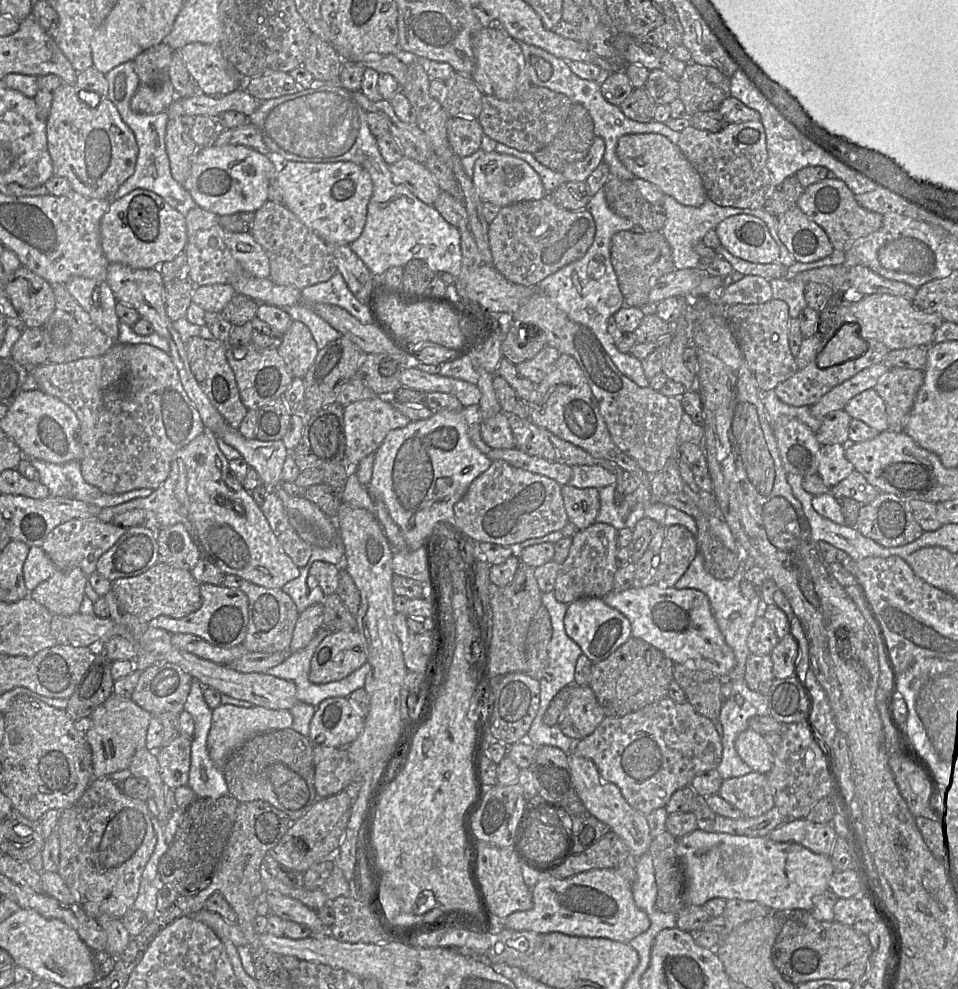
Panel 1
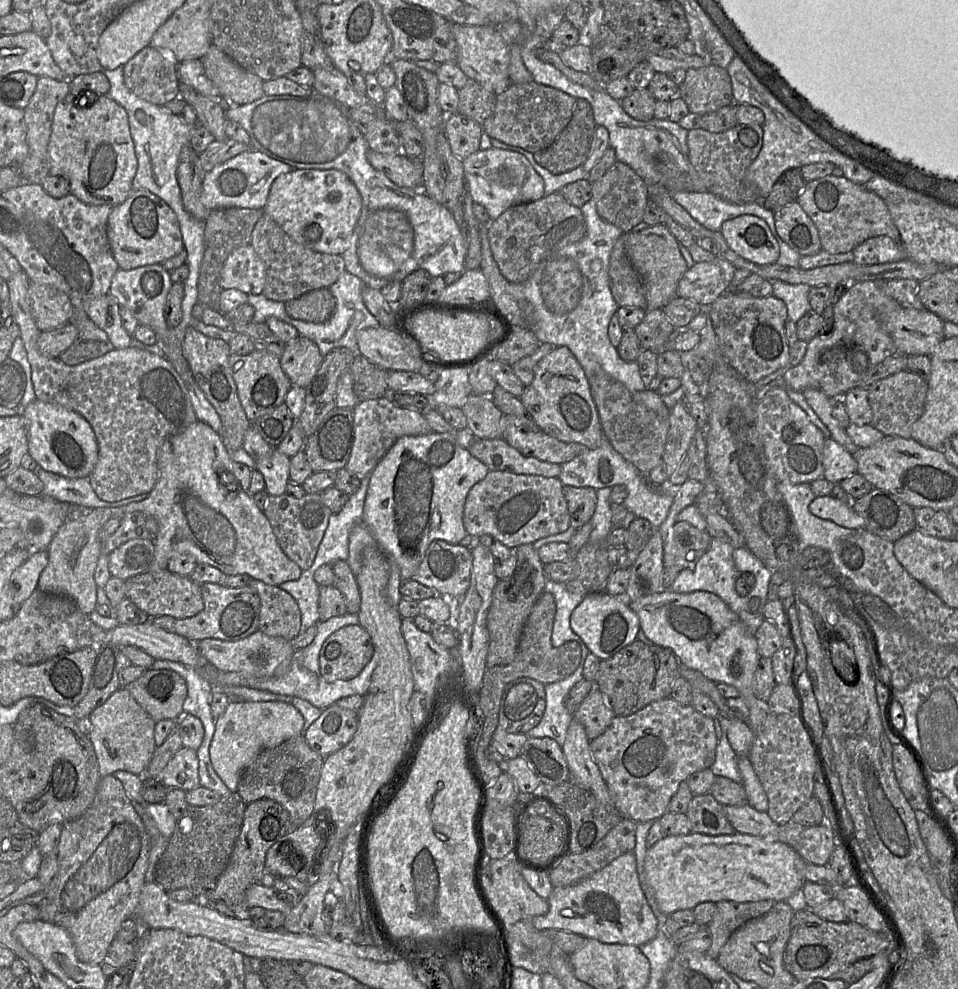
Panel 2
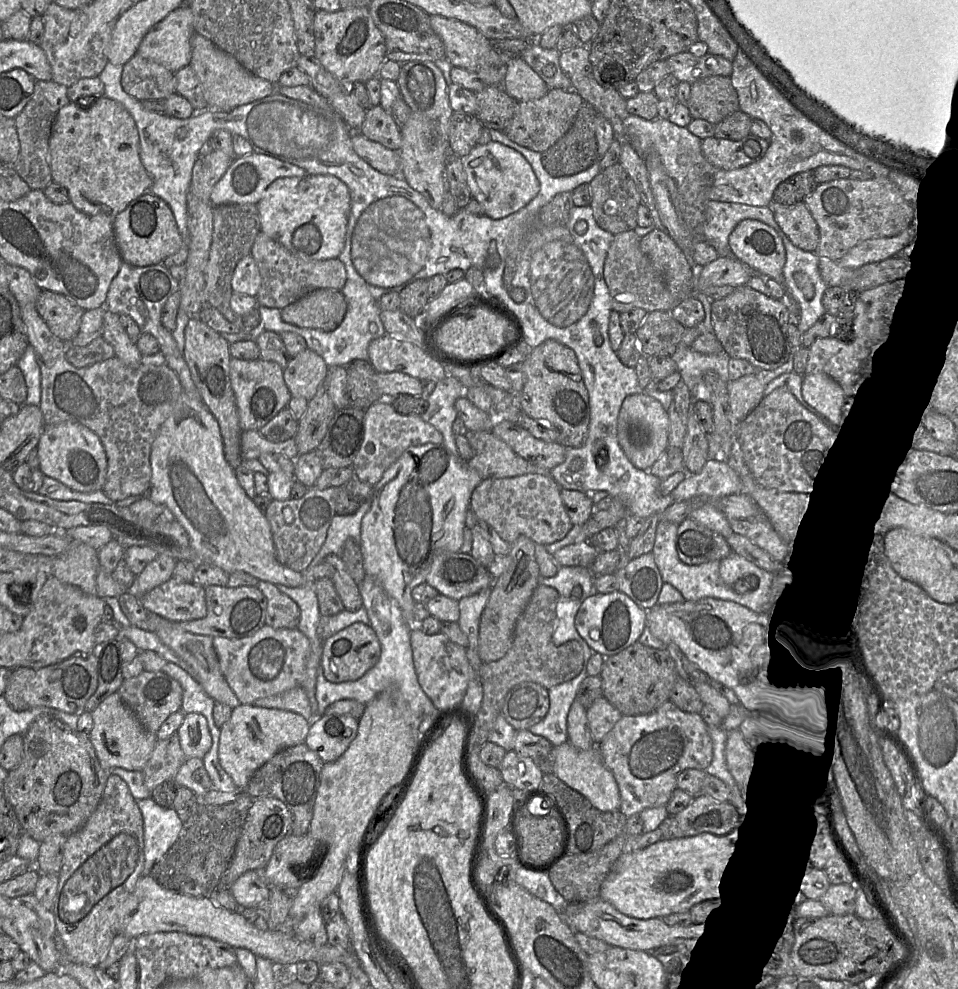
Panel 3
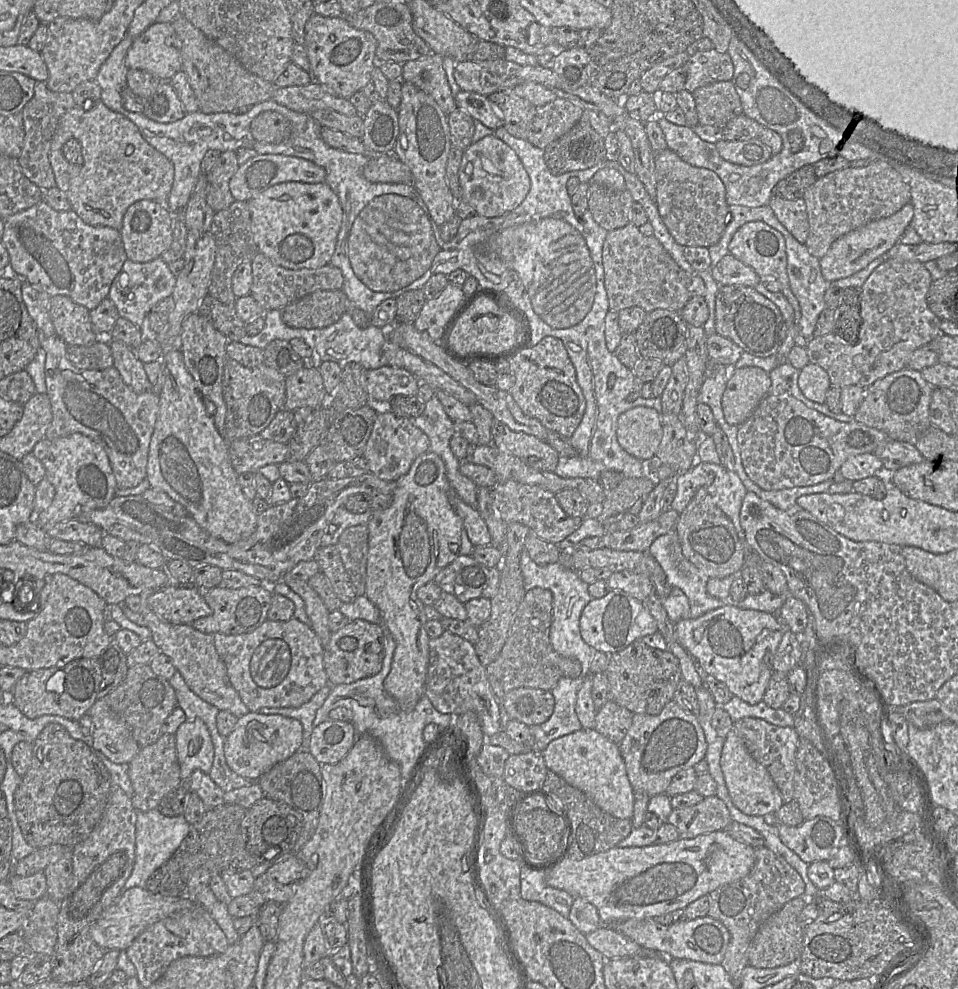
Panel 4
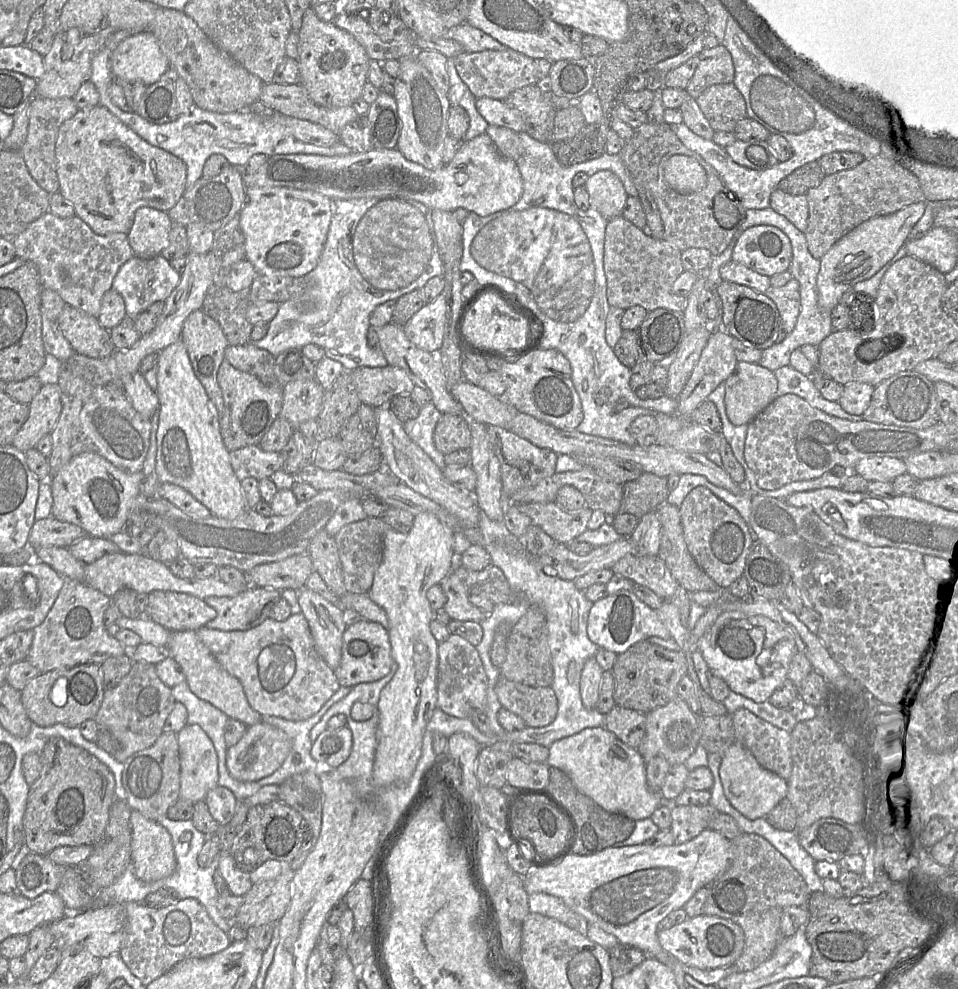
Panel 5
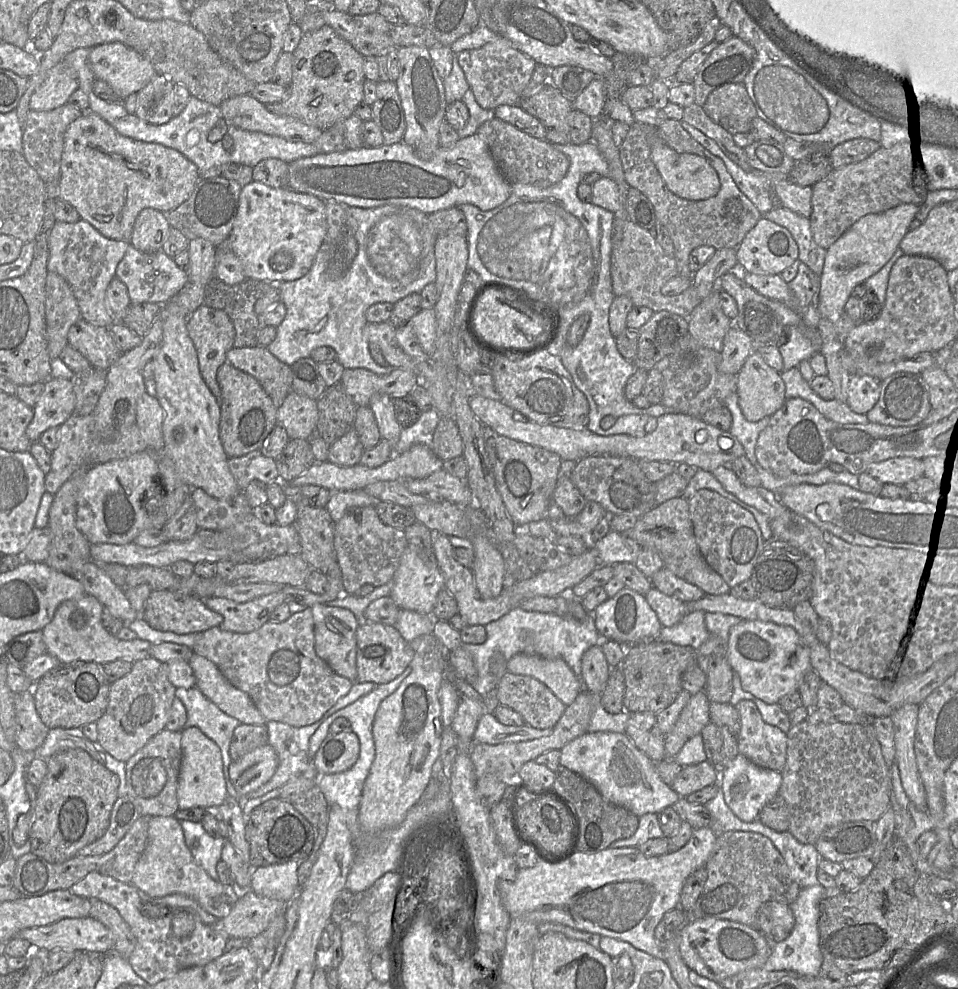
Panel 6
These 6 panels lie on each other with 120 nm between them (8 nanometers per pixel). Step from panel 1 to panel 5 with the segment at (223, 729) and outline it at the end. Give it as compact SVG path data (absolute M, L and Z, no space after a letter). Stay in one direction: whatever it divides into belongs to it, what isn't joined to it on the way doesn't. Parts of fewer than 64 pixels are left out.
M261 721L249 726L244 736L227 749L226 765L230 774L241 781L257 781L277 771L292 748L292 739L282 730Z

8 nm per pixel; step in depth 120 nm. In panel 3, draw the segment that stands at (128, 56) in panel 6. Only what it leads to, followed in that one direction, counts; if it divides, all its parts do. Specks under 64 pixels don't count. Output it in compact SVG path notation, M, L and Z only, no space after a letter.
M187 4L181 5L145 35L137 54L176 73L190 64L193 34L192 11Z

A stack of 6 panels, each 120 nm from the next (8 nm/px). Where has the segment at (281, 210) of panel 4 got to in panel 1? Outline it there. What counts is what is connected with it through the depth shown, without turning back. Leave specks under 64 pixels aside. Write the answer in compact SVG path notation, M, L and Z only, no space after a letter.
M287 161L278 173L276 181L281 190L281 203L326 243L350 245L362 234L368 203L373 193L371 177L362 166L351 161L327 163Z

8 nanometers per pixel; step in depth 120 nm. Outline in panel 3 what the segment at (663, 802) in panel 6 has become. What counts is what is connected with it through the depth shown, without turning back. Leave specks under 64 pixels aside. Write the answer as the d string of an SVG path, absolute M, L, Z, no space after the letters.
M568 741L554 747L554 774L567 786L587 798L600 811L619 811L621 800L613 773L605 766L597 746L580 750Z

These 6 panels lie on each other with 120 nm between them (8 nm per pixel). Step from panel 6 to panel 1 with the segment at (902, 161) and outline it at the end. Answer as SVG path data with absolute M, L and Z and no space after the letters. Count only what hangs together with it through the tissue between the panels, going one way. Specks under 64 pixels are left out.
M837 178L824 179L805 188L797 206L827 233L835 250L847 252L853 244L880 229L882 216L862 207L848 186Z

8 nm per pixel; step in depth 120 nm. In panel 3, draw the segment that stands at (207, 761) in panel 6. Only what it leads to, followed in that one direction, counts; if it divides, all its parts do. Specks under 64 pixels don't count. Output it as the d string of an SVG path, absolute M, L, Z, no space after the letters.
M187 713L177 730L186 758L202 759L211 748L212 738L206 718L200 713Z

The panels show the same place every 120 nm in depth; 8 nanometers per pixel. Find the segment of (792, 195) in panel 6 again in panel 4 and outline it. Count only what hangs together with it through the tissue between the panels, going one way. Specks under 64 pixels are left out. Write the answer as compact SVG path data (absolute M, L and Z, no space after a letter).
M773 195L769 207L793 237L799 243L805 244L809 234L809 223L804 198L784 199Z

